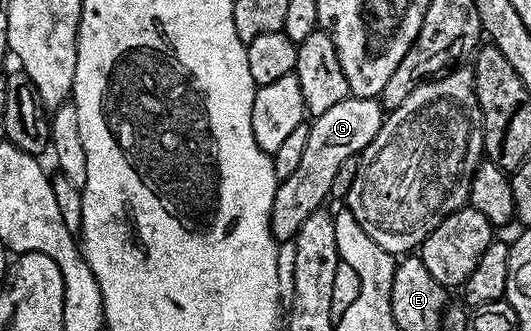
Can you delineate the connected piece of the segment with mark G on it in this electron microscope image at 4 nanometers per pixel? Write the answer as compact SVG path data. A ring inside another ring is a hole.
M350 95L336 106L330 106L325 113L312 117L298 164L290 170L289 177L286 180L284 177L277 185L275 207L271 214L271 226L275 234L281 232L281 224L287 223L289 216L293 222L302 224L307 222L307 218L311 218L311 214L319 211L319 206L324 205L321 203L330 199L331 182L334 181L339 166L348 159L360 157L365 147L375 138L375 134L379 134L386 115L380 99ZM289 195L297 199L294 204Z

